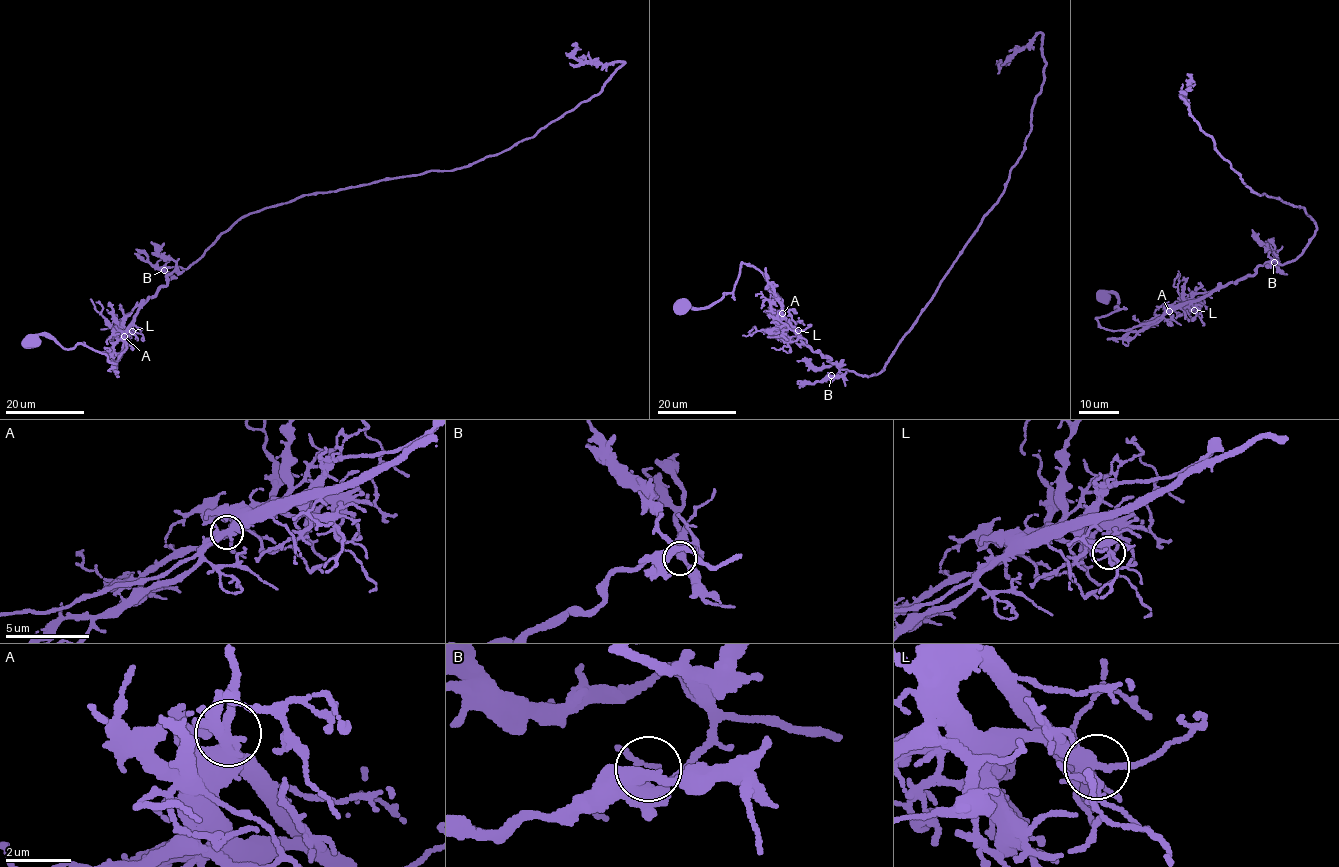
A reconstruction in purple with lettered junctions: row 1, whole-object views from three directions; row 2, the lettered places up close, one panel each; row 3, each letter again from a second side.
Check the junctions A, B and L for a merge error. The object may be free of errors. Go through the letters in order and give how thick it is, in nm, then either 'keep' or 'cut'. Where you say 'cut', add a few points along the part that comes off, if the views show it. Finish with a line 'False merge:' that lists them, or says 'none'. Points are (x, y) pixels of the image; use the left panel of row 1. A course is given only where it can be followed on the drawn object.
A: 340 nm | keep
B: 400 nm | keep
L: 360 nm | keep
False merge: none

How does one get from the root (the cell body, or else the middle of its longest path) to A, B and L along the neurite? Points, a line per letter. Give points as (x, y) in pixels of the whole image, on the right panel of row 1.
A: (1103, 296), (1116, 293), (1119, 300), (1117, 311), (1097, 317), (1107, 329), (1126, 331), (1168, 311)
B: (1103, 296), (1116, 293), (1118, 308), (1097, 317), (1099, 325), (1126, 331), (1274, 262)
L: (1103, 296), (1116, 293), (1119, 300), (1117, 311), (1096, 319), (1113, 330), (1148, 324), (1184, 304), (1194, 310)

